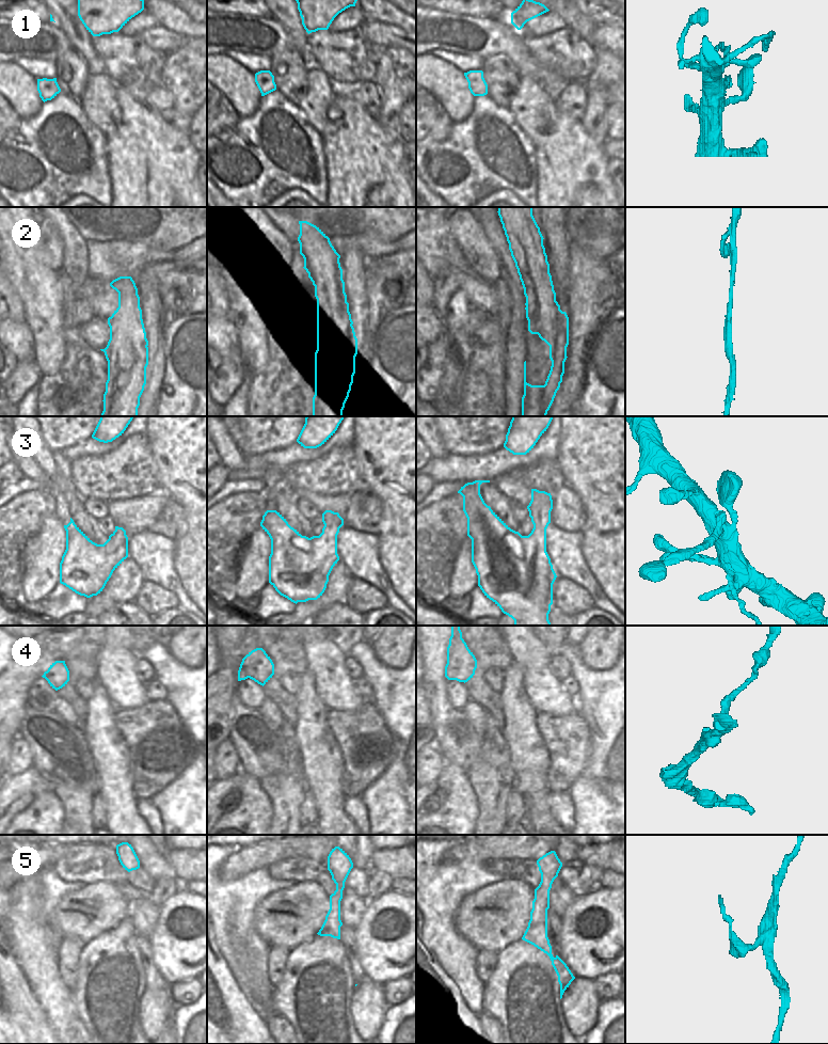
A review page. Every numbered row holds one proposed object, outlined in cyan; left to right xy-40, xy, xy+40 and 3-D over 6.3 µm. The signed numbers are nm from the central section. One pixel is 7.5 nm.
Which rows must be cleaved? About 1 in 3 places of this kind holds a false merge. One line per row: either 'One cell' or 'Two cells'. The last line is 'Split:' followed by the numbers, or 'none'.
1: One cell
2: One cell
3: One cell
4: One cell
5: One cell
Split: none

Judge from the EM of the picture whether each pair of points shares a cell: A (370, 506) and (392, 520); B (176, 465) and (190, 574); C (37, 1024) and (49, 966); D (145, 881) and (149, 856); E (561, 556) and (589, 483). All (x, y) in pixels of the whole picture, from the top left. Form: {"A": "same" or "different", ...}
{"A": "different", "B": "same", "C": "different", "D": "different", "E": "different"}

